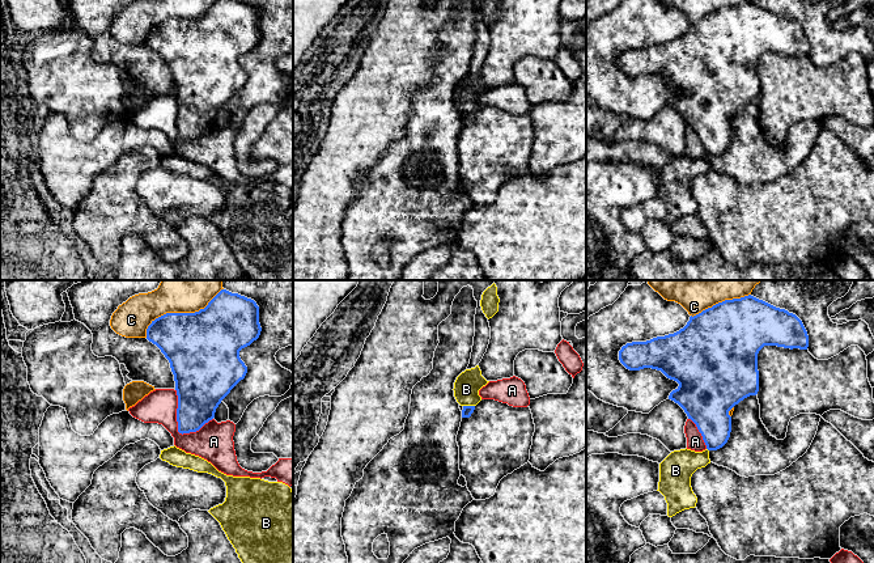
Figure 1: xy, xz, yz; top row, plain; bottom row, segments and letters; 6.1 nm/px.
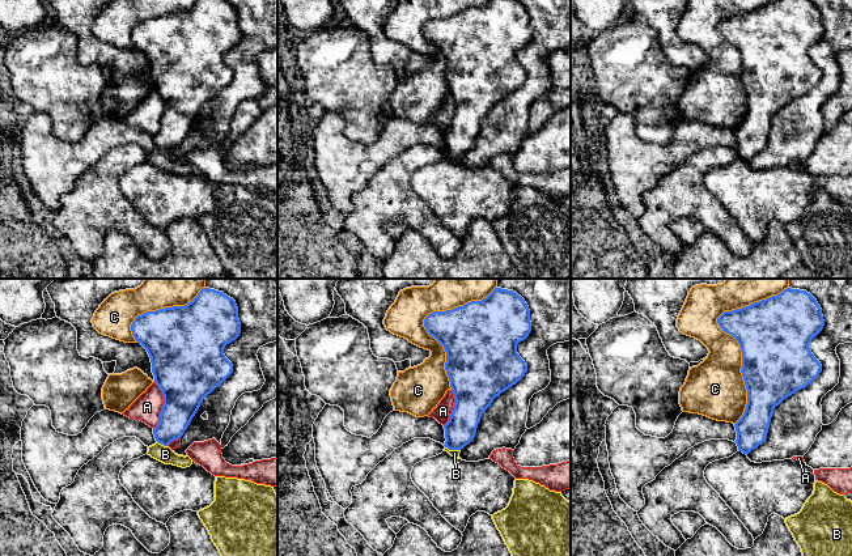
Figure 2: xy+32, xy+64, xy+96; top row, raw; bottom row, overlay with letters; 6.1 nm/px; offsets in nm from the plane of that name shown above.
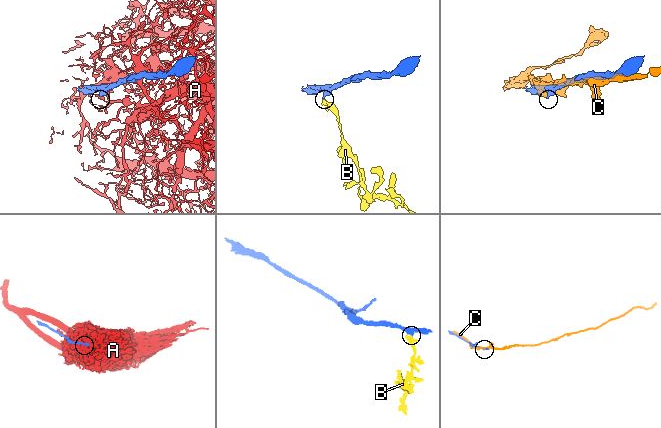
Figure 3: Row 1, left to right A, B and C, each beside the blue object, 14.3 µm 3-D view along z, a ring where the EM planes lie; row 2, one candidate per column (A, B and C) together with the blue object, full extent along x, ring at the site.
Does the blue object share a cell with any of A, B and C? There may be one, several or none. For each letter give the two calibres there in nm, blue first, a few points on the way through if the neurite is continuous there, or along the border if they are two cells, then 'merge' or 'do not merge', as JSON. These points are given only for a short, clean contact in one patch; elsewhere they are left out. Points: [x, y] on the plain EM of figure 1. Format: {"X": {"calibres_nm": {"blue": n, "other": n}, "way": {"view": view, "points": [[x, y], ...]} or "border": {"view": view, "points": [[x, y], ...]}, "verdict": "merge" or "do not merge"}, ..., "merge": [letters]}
{"A": {"calibres_nm": {"blue": 300, "other": 220}, "verdict": "do not merge"}, "B": {"calibres_nm": {"blue": 60, "other": 160}, "border": {"view": "xz", "points": [[463, 111], [474, 113]]}, "verdict": "do not merge"}, "C": {"calibres_nm": {"blue": 420, "other": 200}, "verdict": "do not merge"}, "merge": []}

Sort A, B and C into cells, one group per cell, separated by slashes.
A / B / C

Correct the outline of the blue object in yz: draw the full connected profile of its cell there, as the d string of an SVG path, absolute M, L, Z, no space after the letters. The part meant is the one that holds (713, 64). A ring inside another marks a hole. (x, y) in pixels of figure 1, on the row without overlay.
M748 1L725 7L693 24L691 22L687 31L674 41L657 43L646 48L627 50L619 58L619 67L629 77L652 75L676 88L679 93L670 100L669 106L678 110L688 126L696 131L707 156L717 157L730 144L731 123L729 118L744 105L756 102L759 98L758 60L764 52L807 56L809 42L795 21Z

